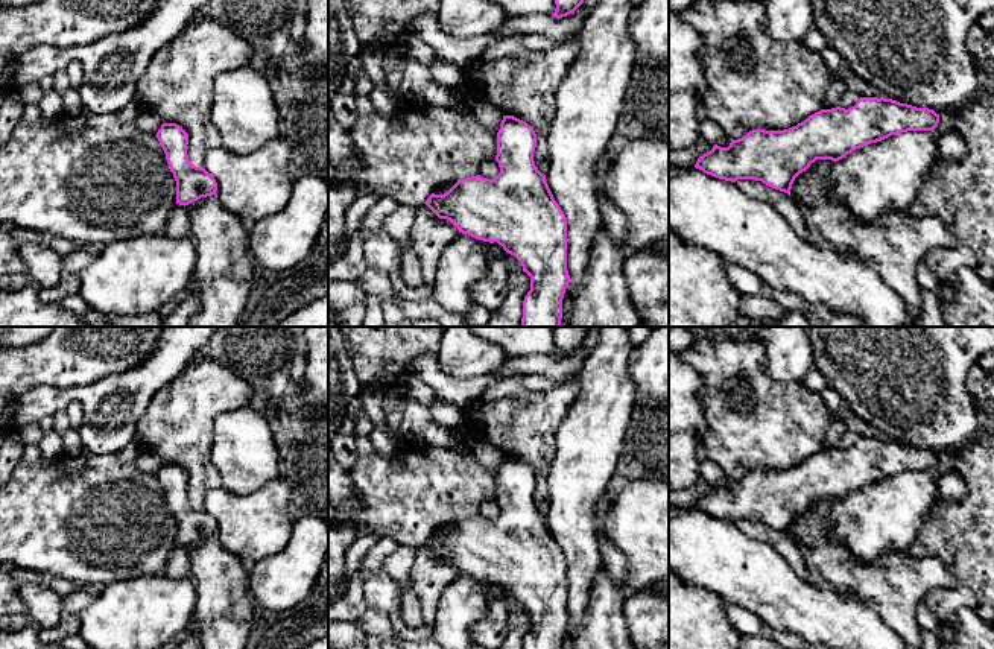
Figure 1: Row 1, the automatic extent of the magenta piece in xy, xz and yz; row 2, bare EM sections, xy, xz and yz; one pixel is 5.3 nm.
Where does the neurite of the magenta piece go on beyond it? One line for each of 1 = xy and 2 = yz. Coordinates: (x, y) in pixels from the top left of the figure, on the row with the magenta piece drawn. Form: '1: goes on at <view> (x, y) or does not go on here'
1: does not go on here
2: does not go on here

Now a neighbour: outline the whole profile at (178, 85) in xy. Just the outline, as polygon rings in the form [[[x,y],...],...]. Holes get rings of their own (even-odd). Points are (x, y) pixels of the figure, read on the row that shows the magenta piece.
[[[195,15],[169,44],[157,50],[137,85],[135,99],[143,111],[157,114],[163,123],[176,123],[188,134],[187,155],[193,166],[204,167],[205,155],[222,147],[222,137],[211,122],[214,81],[220,73],[249,65],[251,44],[220,23]]]

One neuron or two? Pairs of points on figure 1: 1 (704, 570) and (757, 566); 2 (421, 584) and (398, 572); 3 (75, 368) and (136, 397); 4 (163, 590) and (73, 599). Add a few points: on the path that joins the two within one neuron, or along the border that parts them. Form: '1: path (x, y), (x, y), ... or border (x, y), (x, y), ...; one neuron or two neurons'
1: path (718, 570), (743, 570); one neuron
2: border (415, 549), (411, 588), (418, 601), (420, 613); two neurons
3: border (132, 367), (66, 389); two neurons
4: border (99, 592), (82, 610), (79, 628); two neurons

